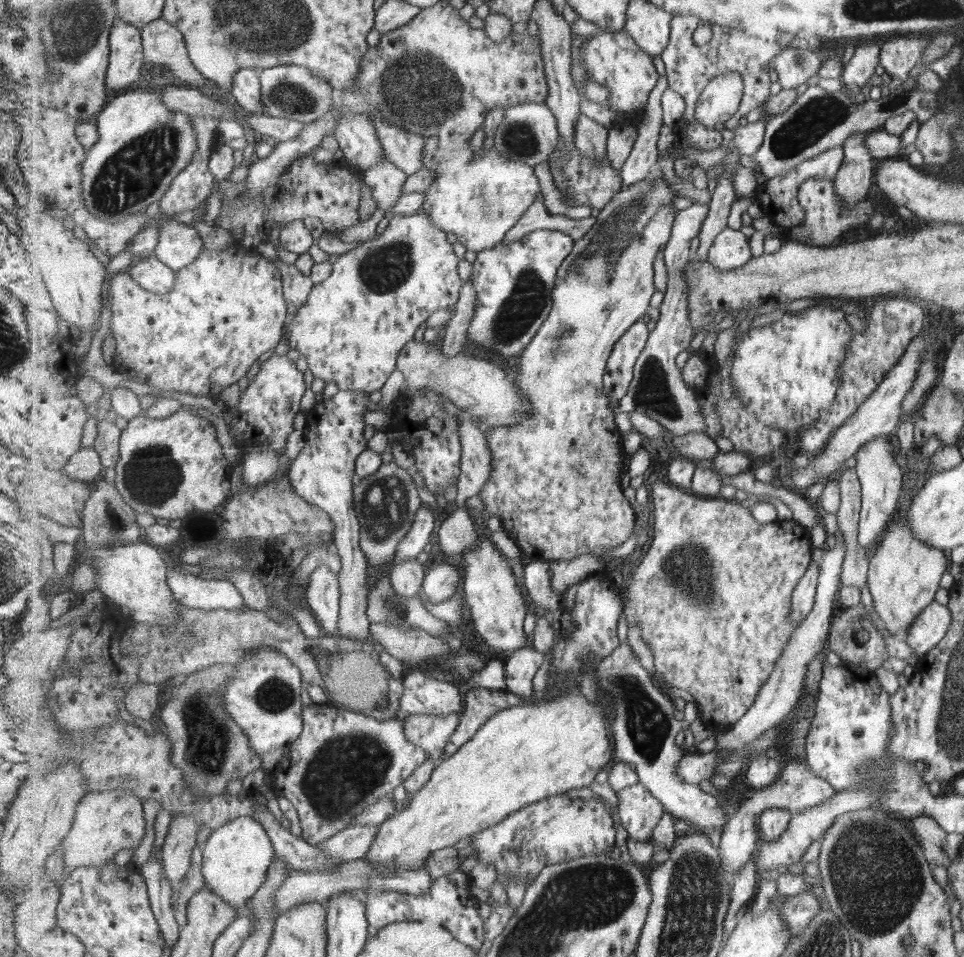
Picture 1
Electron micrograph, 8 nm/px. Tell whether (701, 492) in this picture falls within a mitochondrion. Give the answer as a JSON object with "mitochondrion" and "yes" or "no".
{"mitochondrion":"no"}

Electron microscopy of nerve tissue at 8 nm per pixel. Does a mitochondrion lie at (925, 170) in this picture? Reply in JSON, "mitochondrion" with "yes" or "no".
{"mitochondrion":"no"}

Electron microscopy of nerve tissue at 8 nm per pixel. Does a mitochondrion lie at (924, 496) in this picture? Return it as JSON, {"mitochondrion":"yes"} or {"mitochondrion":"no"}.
{"mitochondrion":"no"}

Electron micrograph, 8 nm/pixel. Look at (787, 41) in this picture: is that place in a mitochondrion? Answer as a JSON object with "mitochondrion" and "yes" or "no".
{"mitochondrion":"no"}

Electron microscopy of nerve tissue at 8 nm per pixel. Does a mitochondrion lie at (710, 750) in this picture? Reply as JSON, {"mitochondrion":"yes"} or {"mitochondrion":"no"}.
{"mitochondrion":"no"}

